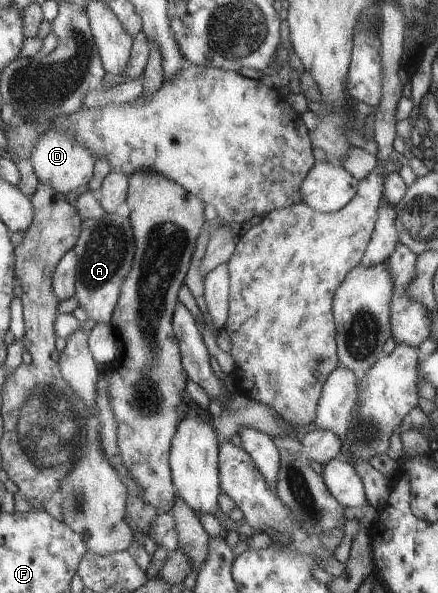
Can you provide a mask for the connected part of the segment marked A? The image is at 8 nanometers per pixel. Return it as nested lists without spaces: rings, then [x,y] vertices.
[[[105,213],[98,219],[85,219],[80,240],[74,246],[81,255],[73,305],[81,306],[97,323],[111,323],[119,289],[130,271],[134,242],[130,218],[117,213]]]

